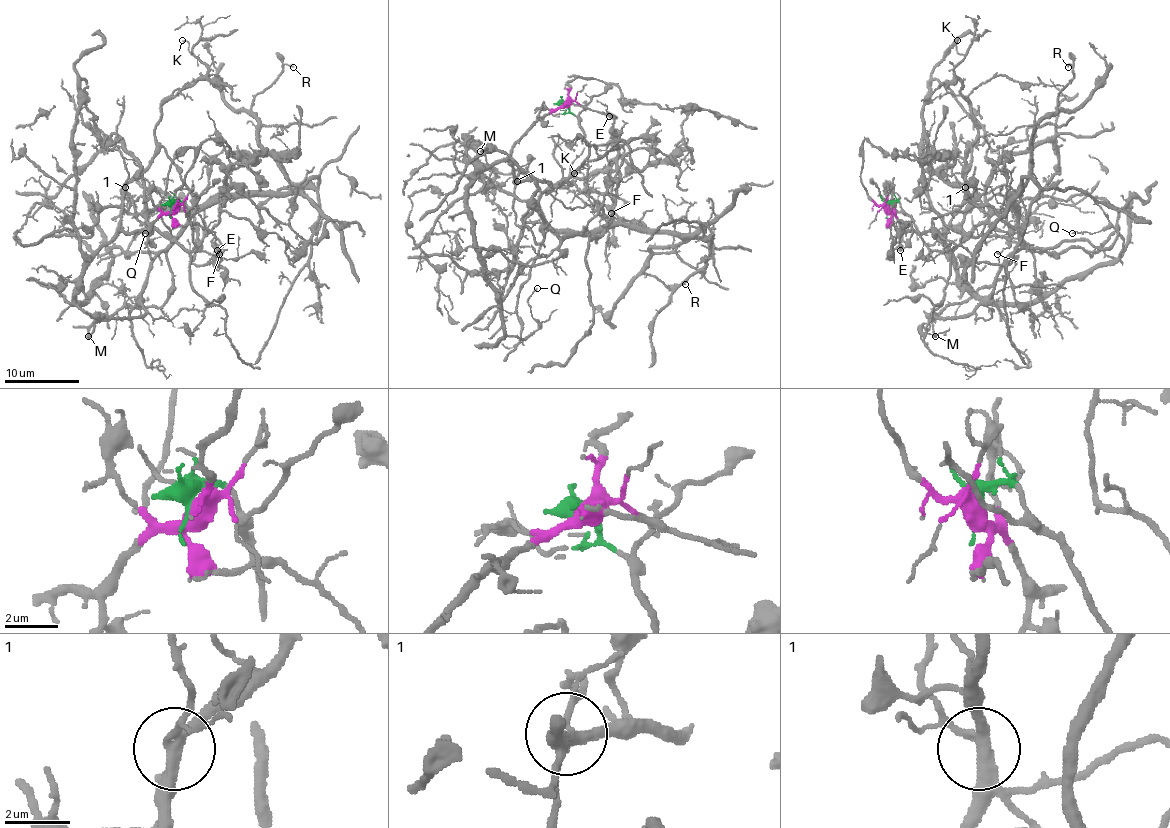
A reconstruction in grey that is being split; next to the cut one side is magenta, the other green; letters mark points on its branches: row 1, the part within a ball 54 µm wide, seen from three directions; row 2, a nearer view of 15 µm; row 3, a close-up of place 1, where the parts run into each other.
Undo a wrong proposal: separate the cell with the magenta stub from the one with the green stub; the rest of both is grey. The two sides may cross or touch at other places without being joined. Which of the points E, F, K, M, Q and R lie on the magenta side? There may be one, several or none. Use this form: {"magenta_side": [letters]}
{"magenta_side": ["E", "F", "K", "Q"]}

